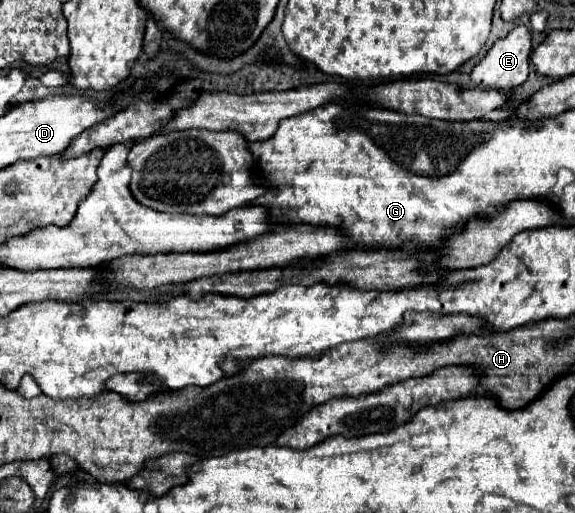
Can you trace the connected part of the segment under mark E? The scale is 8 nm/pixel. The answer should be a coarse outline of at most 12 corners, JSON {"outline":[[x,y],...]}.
{"outline":[[531,31],[497,39],[471,87],[509,91],[527,81]]}

